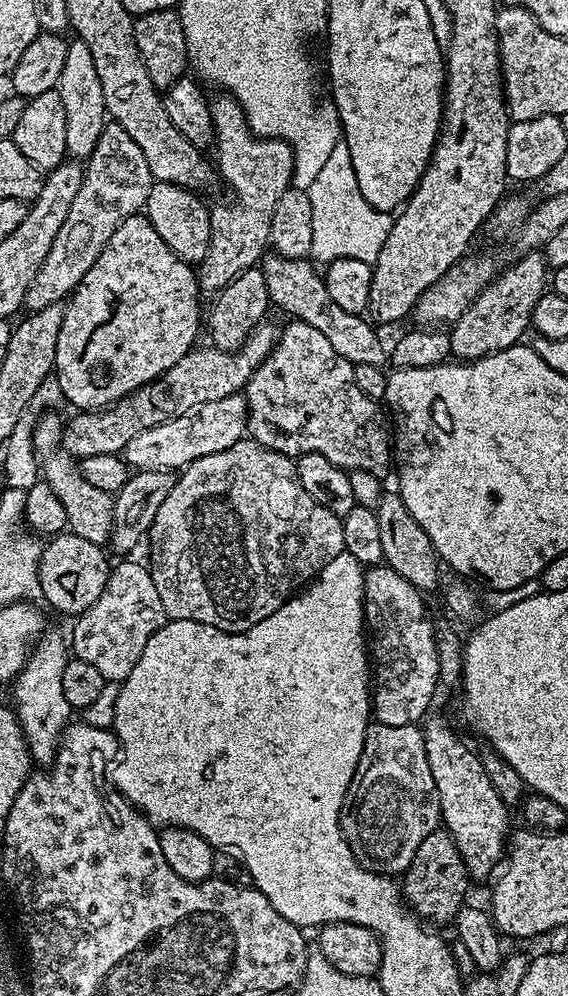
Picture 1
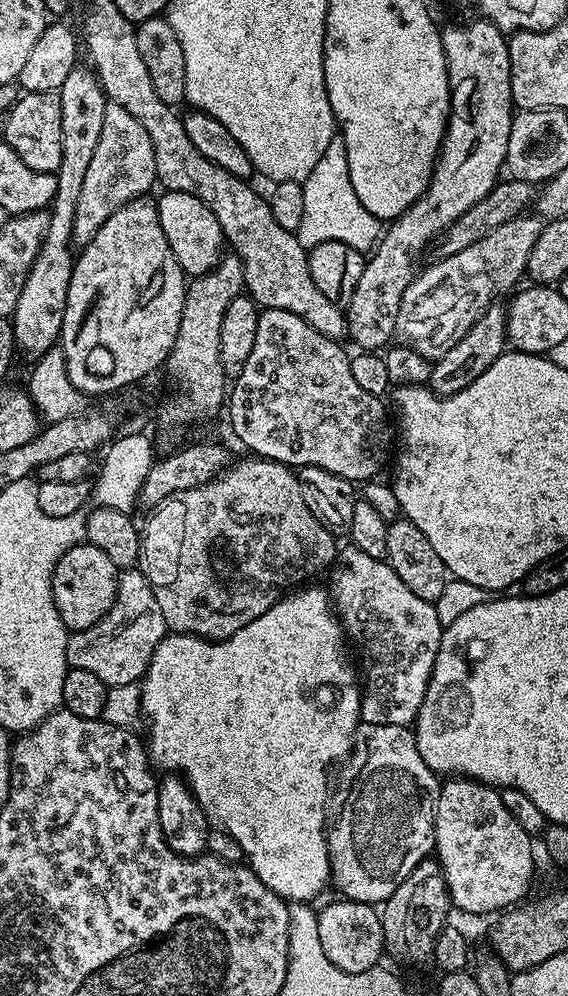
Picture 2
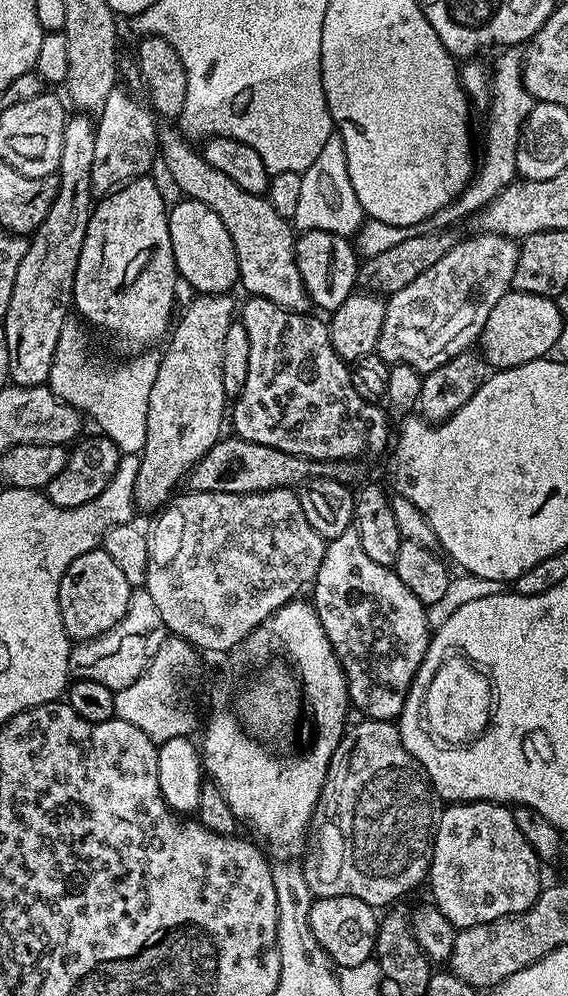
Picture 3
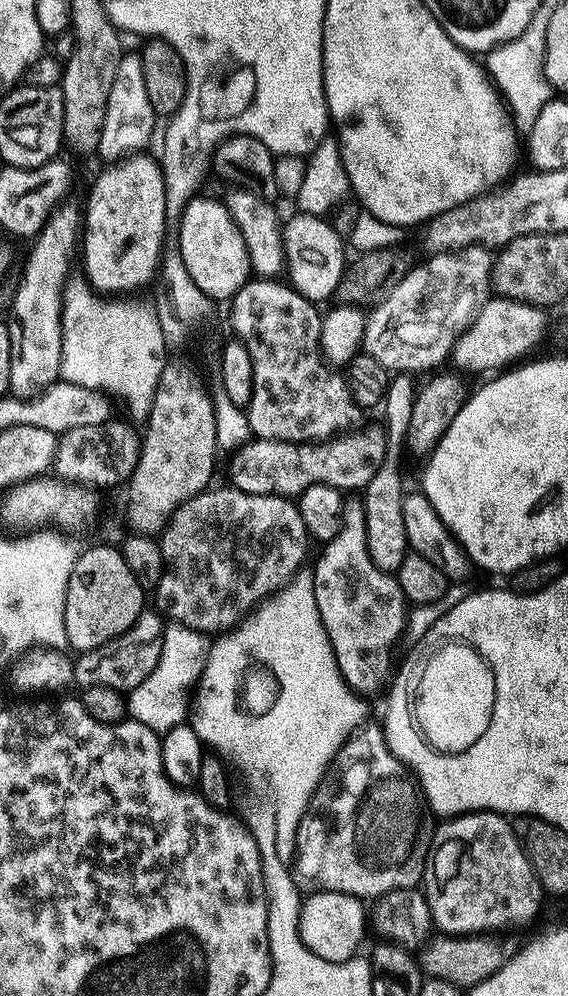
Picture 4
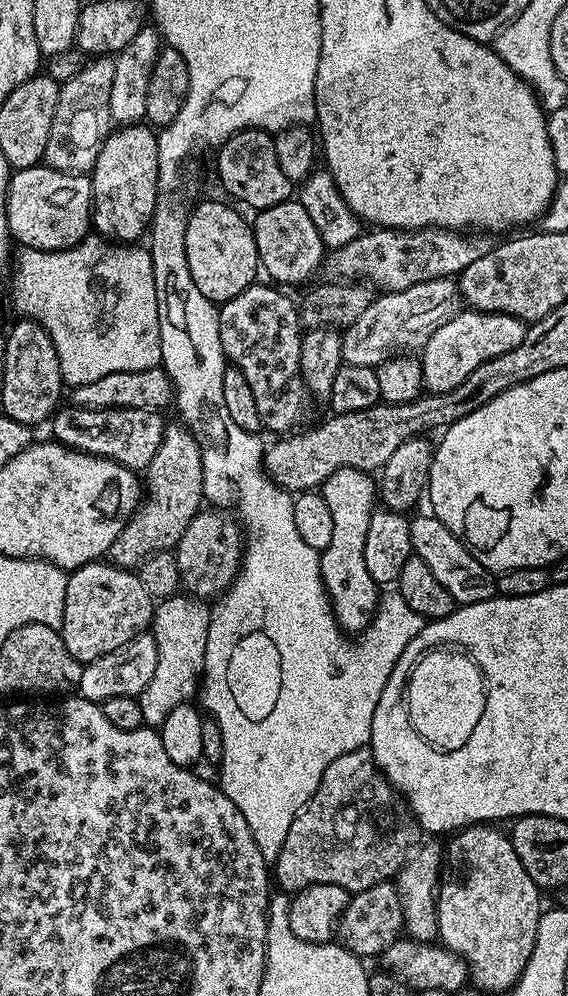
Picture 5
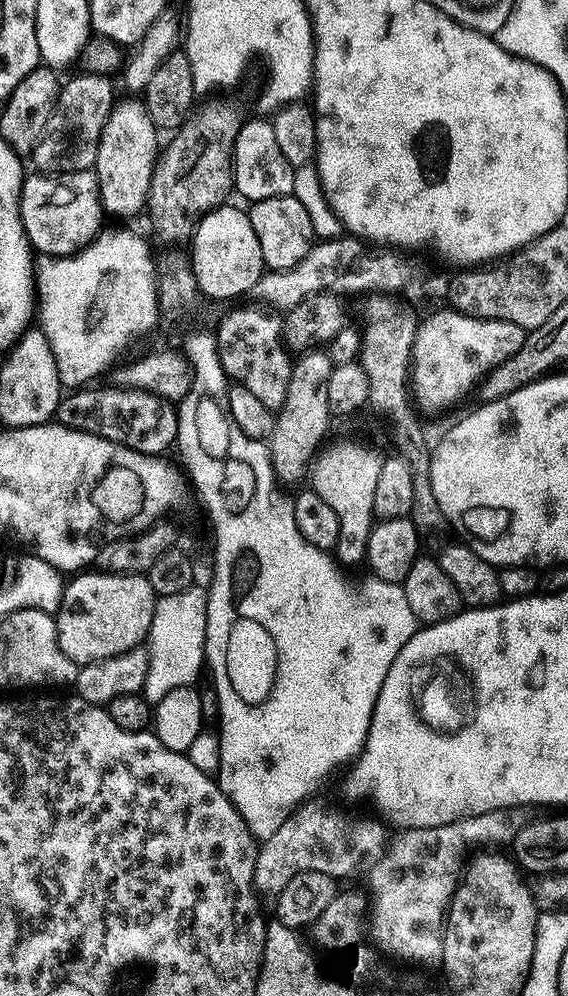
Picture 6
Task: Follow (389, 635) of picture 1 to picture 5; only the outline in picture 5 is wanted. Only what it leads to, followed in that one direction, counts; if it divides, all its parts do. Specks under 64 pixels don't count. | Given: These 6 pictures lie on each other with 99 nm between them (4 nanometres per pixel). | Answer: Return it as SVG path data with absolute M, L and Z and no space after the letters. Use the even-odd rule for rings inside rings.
M347 466L340 467L336 474L325 476L322 480L322 494L334 517L334 535L330 537L330 546L320 552L320 572L336 621L341 629L349 633L359 633L366 628L378 606L378 585L374 578L370 578L370 570L366 570L364 561L366 530L370 530L370 518L378 504L378 484L371 479L373 477L369 473Z

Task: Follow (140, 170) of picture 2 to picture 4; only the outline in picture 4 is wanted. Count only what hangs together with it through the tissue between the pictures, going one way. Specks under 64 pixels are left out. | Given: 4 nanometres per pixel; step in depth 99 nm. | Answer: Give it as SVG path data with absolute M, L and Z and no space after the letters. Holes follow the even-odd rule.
M125 51L118 62L118 71L110 85L110 98L106 102L106 118L100 135L98 156L104 162L112 162L127 154L144 150L152 131L156 128L158 117L150 106L150 97L146 95L146 74L141 53Z

